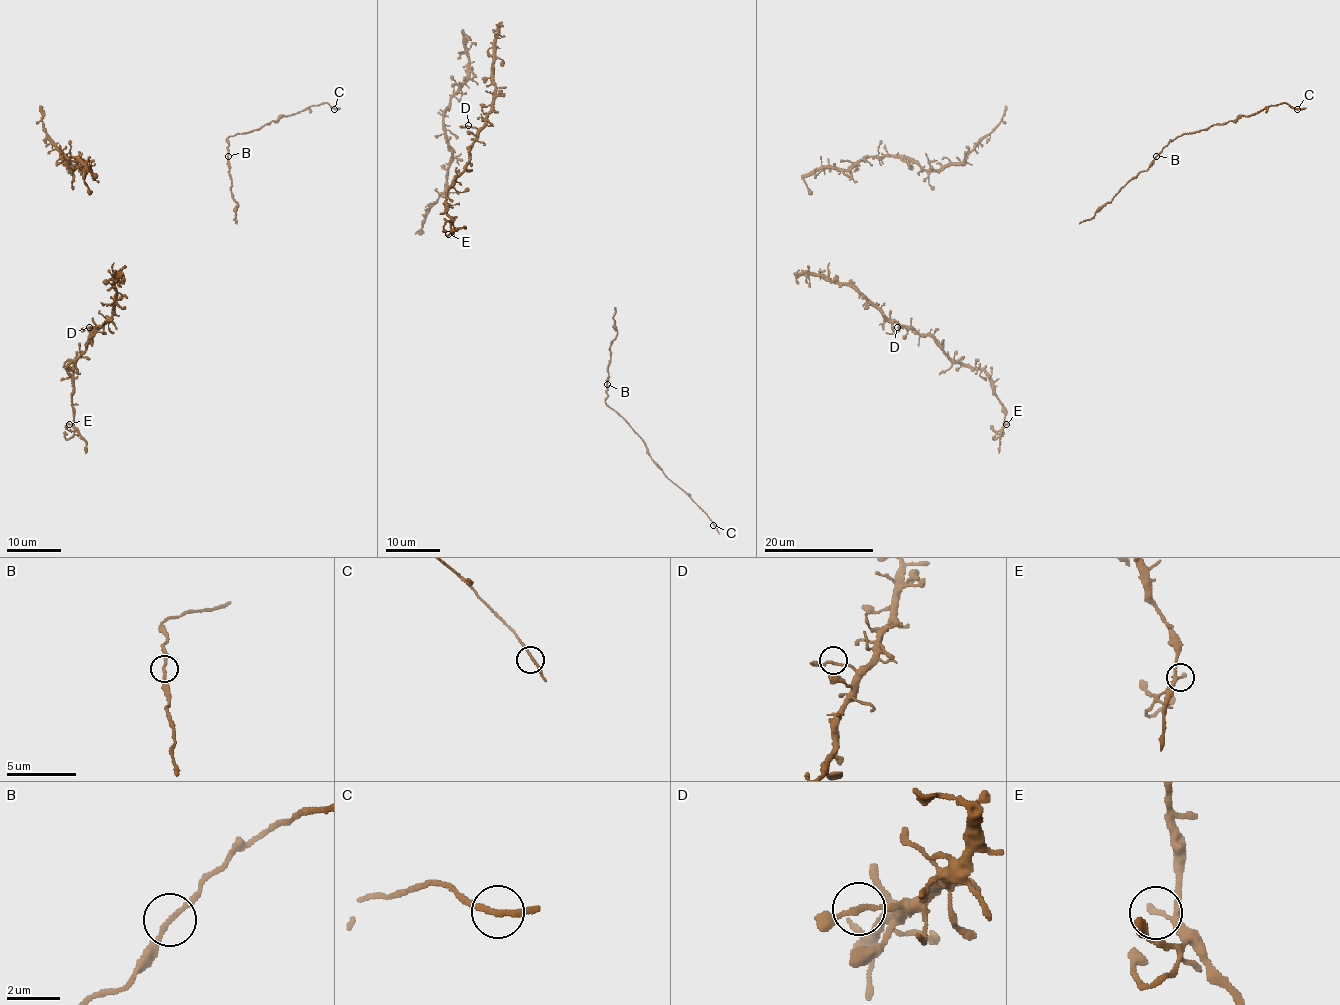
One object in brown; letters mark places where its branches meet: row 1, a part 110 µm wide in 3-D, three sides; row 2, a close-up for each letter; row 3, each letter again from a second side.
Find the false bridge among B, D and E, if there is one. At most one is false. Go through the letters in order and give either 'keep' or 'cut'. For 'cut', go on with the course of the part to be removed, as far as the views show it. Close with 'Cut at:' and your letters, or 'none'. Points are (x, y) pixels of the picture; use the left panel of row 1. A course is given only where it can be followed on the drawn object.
B: keep
D: keep
E: keep
Cut at: none

